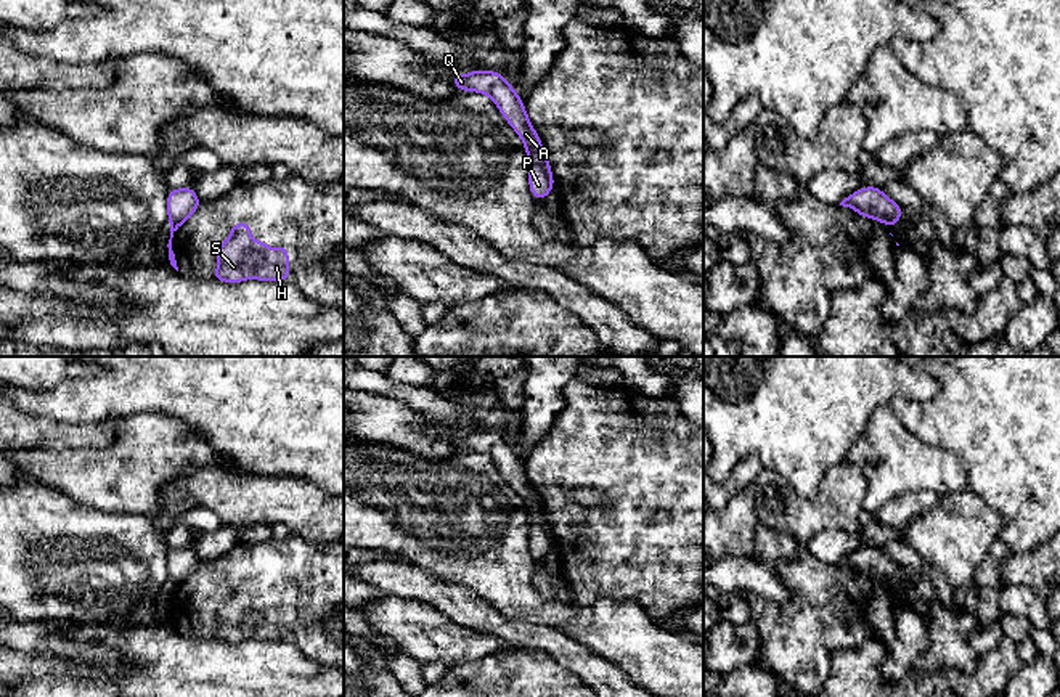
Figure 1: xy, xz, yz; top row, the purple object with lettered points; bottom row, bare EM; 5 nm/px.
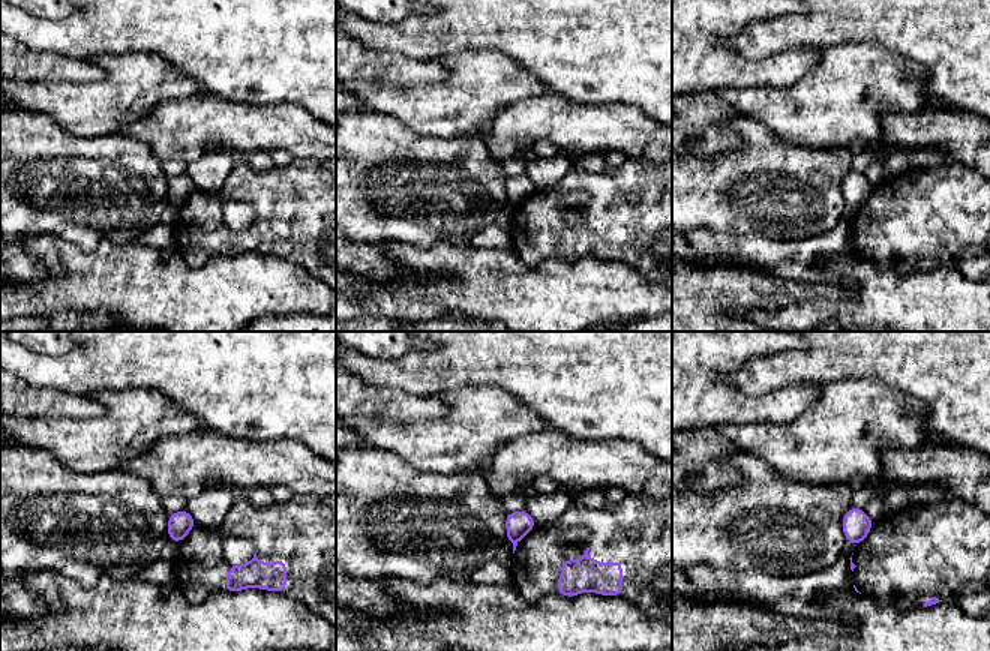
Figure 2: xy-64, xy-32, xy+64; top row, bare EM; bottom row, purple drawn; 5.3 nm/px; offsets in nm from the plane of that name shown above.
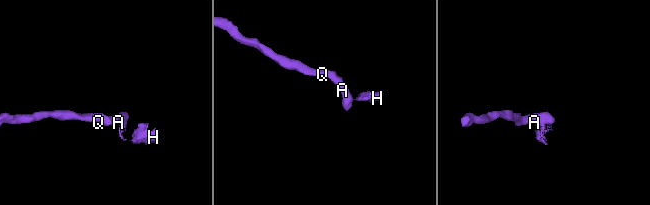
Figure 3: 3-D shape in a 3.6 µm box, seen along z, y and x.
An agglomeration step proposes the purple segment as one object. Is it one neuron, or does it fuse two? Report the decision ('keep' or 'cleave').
cleave

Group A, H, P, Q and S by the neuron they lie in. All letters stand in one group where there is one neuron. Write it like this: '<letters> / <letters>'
A P Q / H S

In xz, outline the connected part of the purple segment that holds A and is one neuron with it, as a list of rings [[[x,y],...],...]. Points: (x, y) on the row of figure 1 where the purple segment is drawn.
[[[475,69],[463,75],[451,74],[451,84],[463,92],[477,92],[488,95],[493,100],[506,122],[524,141],[530,164],[530,193],[535,199],[544,201],[544,198],[554,190],[554,177],[549,167],[549,157],[543,151],[541,137],[530,124],[525,103],[516,93],[514,87],[506,80],[504,74]]]

